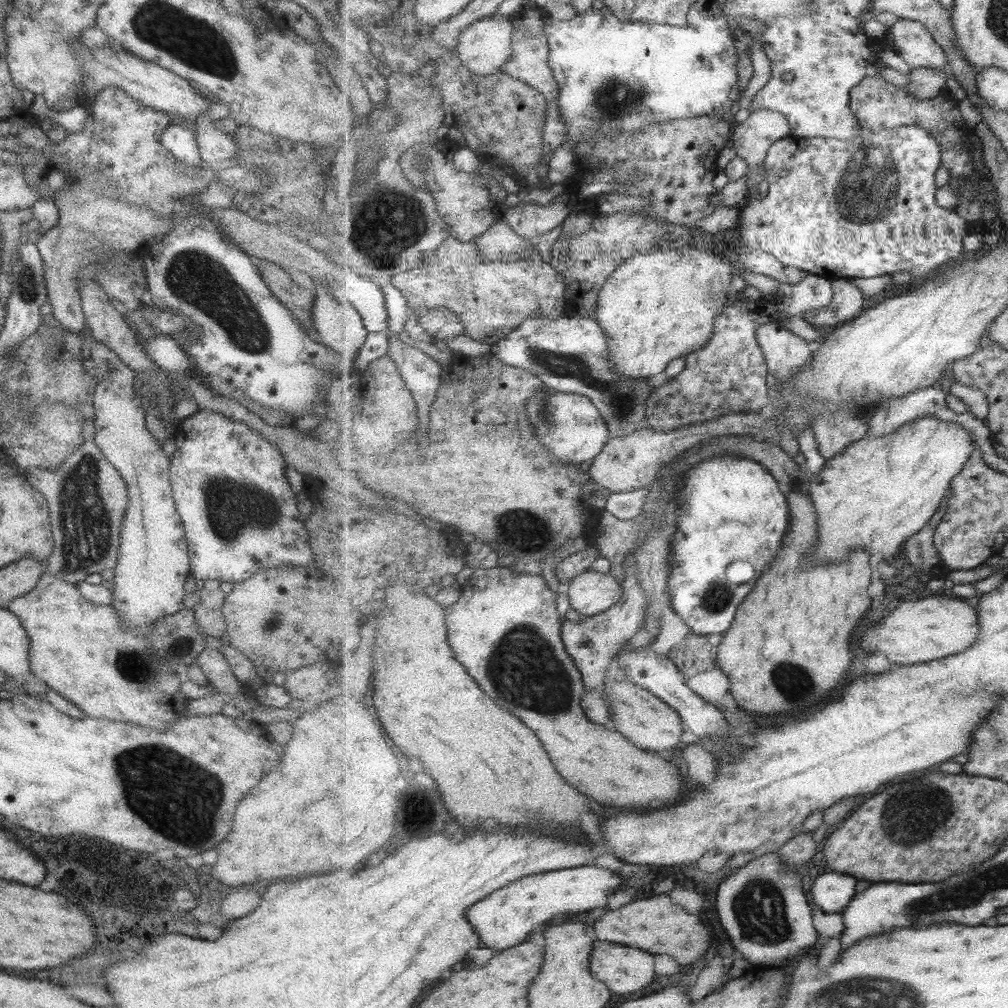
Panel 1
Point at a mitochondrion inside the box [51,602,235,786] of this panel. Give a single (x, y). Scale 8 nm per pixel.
(141, 670)

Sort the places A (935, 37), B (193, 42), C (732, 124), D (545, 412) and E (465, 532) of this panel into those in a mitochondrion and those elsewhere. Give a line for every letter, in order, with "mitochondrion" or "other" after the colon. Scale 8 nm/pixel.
A: other
B: mitochondrion
C: other
D: mitochondrion
E: other

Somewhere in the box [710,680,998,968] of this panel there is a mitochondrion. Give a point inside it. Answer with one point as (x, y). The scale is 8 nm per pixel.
(912, 816)

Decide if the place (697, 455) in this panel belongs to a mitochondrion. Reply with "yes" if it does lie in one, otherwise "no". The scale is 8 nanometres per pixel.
no

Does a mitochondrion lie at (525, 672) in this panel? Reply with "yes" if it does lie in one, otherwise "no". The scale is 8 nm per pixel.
yes

